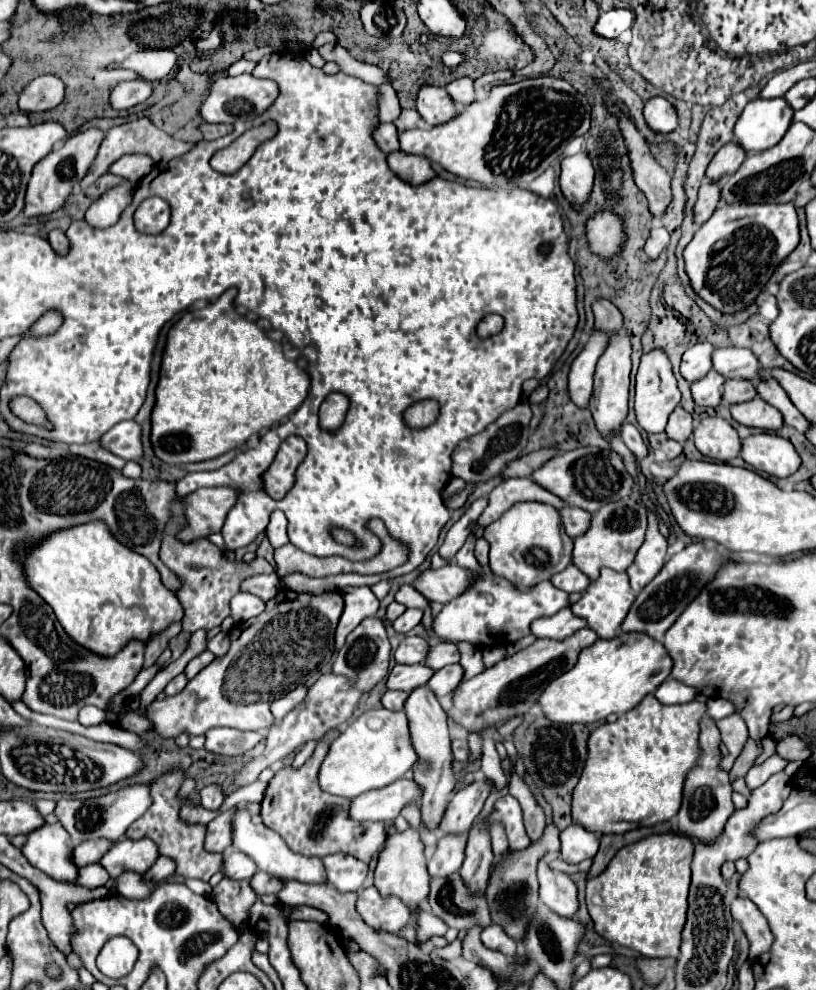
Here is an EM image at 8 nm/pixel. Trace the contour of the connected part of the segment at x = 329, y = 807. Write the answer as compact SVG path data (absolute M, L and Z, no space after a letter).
M329 730L321 742L317 742L313 756L299 770L287 766L275 774L261 802L261 818L265 826L283 836L295 854L323 858L341 852L369 864L387 840L385 822L355 822L347 814L347 806L351 806L349 798L335 798L333 794L323 794L323 790L319 790L319 766L323 764L323 758L327 756L327 750L337 736L339 730Z

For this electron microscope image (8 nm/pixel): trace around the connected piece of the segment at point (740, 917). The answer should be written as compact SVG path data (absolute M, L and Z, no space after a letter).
M737 896L731 902L731 914L739 922L739 926L743 928L743 932L751 944L749 958L755 960L761 954L765 954L773 944L773 932L769 930L769 924L767 924L765 916L759 912L759 908L749 898Z

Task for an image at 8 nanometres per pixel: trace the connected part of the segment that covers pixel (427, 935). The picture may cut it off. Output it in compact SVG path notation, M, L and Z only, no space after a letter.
M421 910L419 912L419 920L417 920L417 946L427 944L433 936L443 936L447 932L447 926L435 916L431 914L431 910Z

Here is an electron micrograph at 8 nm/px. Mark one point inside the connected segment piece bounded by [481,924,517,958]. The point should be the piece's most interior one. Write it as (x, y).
(494, 937)

